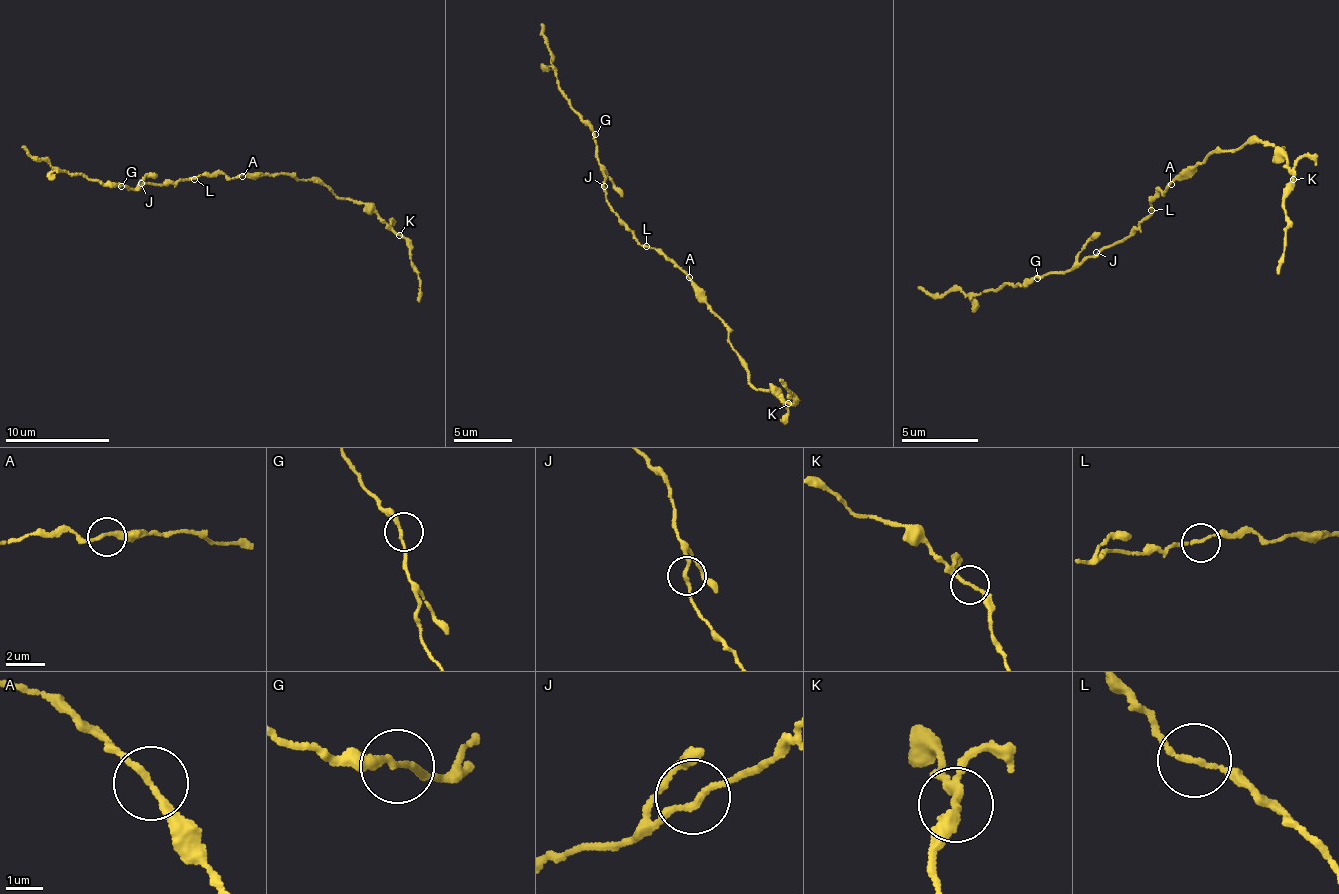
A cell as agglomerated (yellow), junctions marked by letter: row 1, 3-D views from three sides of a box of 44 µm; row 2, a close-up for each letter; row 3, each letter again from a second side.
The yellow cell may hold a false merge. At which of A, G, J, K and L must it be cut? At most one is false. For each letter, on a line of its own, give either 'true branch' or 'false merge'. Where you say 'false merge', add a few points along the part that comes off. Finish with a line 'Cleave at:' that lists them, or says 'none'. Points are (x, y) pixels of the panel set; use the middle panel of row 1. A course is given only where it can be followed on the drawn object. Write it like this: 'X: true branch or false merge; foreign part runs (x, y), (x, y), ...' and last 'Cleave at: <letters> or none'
A: true branch
G: true branch
J: true branch
K: true branch
L: true branch
Cleave at: none

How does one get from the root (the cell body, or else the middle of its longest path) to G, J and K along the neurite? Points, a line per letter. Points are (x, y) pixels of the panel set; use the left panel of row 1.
G: (231, 178), (208, 173), (164, 184), (142, 182), (134, 189), (121, 186)
J: (231, 178), (208, 173), (180, 181), (171, 180), (164, 184), (141, 183)
K: (231, 178), (243, 174), (274, 177), (281, 173), (297, 180), (321, 182), (341, 198), (361, 200), (399, 236)

